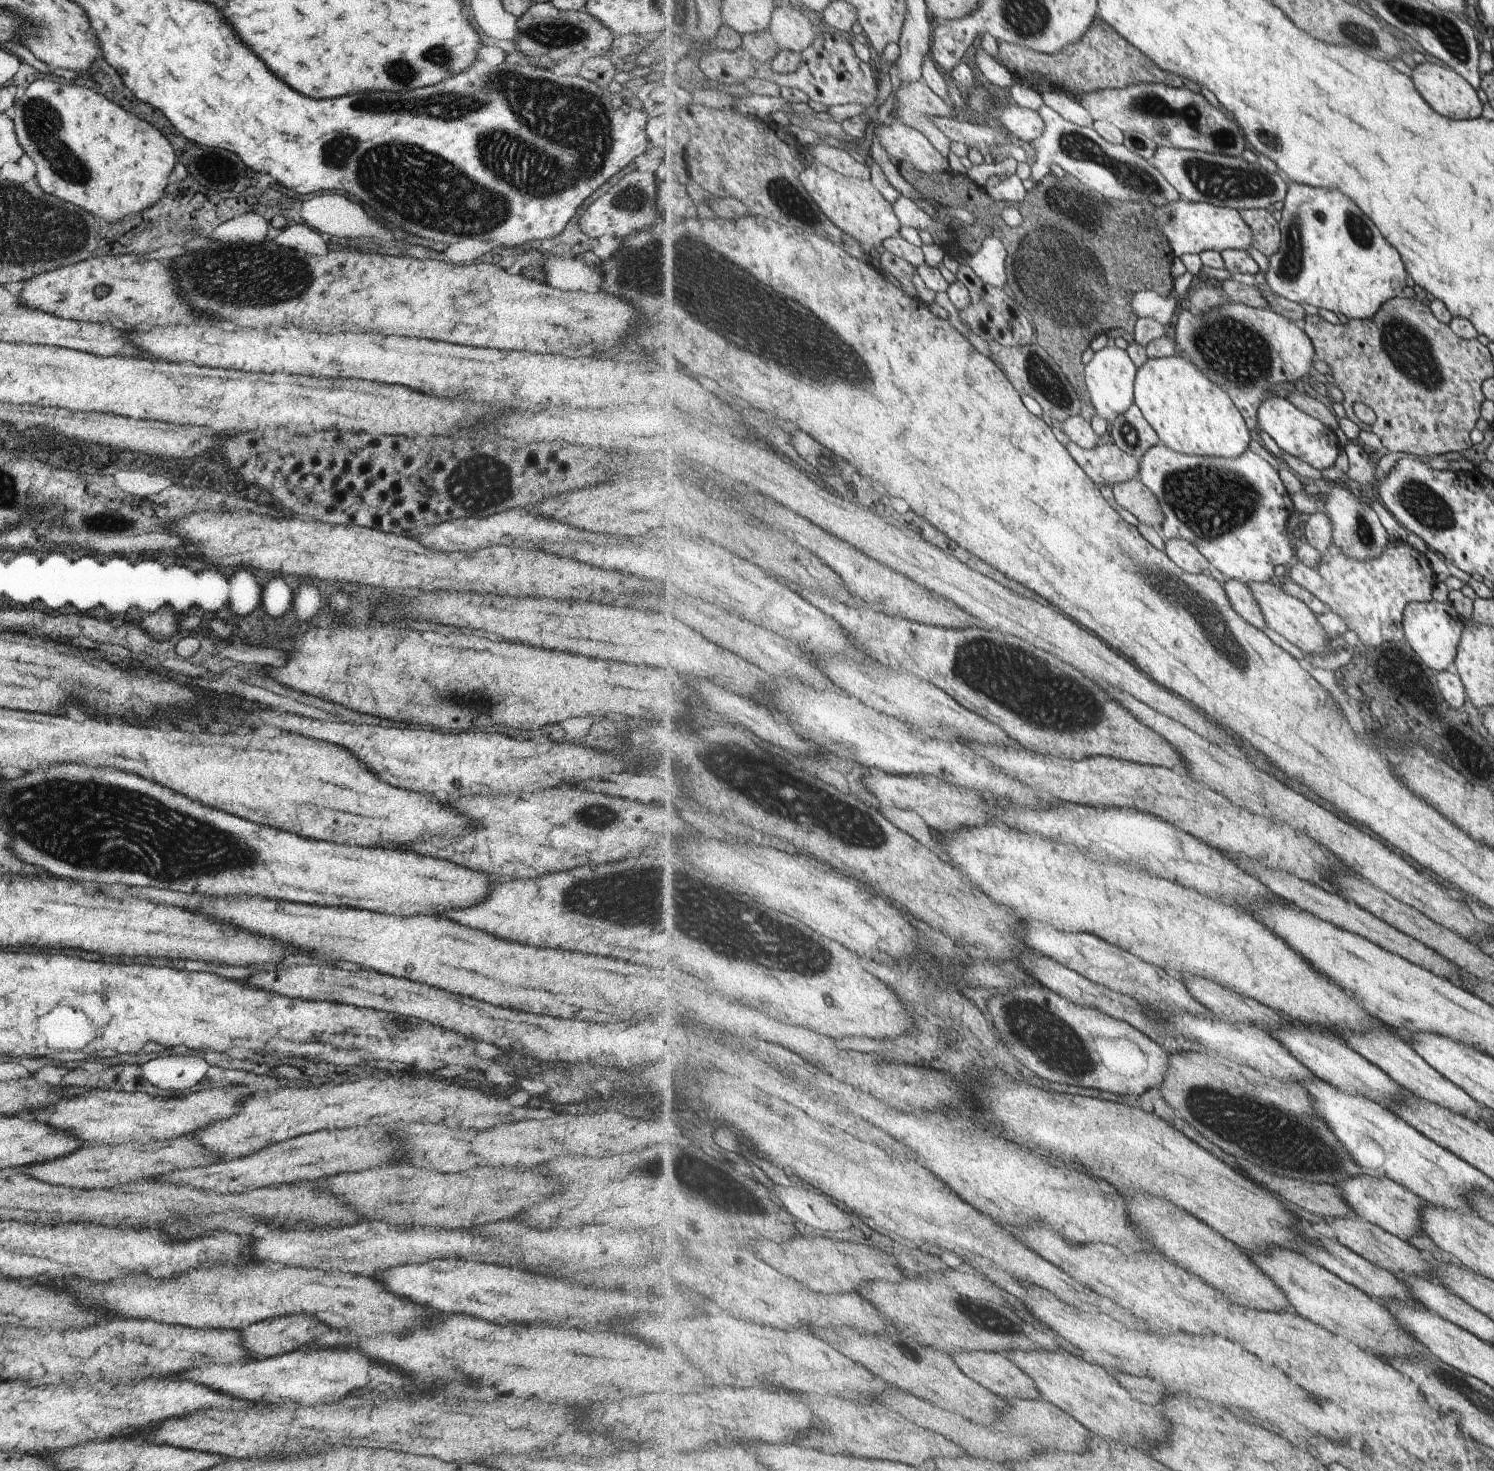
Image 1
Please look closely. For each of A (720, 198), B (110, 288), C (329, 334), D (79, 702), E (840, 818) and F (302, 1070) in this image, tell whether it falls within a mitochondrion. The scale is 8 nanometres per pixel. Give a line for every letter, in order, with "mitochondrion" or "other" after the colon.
A: other
B: other
C: other
D: other
E: mitochondrion
F: other

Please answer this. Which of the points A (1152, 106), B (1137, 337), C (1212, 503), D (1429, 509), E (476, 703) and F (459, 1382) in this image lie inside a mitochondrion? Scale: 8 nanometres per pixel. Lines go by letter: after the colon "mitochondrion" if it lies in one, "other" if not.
A: mitochondrion
B: other
C: mitochondrion
D: mitochondrion
E: mitochondrion
F: mitochondrion

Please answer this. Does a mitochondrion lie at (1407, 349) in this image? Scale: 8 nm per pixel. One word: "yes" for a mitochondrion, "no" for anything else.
yes

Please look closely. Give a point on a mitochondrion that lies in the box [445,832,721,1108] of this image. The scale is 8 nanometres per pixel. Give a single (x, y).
(619, 898)

